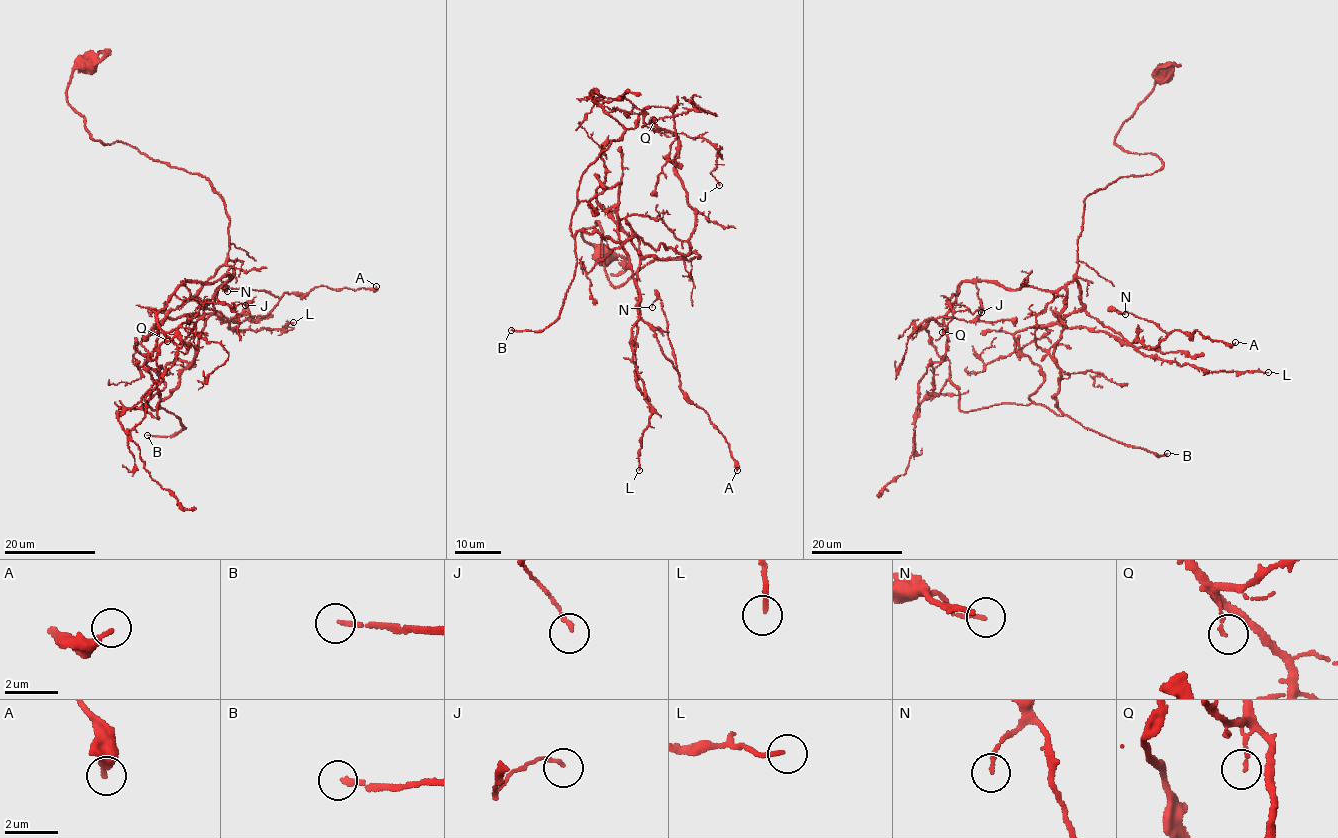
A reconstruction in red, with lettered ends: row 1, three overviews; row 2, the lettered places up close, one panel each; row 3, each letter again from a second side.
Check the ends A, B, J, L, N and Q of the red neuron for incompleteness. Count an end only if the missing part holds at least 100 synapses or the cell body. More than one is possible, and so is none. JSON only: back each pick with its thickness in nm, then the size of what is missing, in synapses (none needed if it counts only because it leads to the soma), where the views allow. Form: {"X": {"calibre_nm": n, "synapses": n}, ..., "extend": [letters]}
{"B": {"calibre_nm": 160, "synapses": 120}, "extend": ["B"]}

